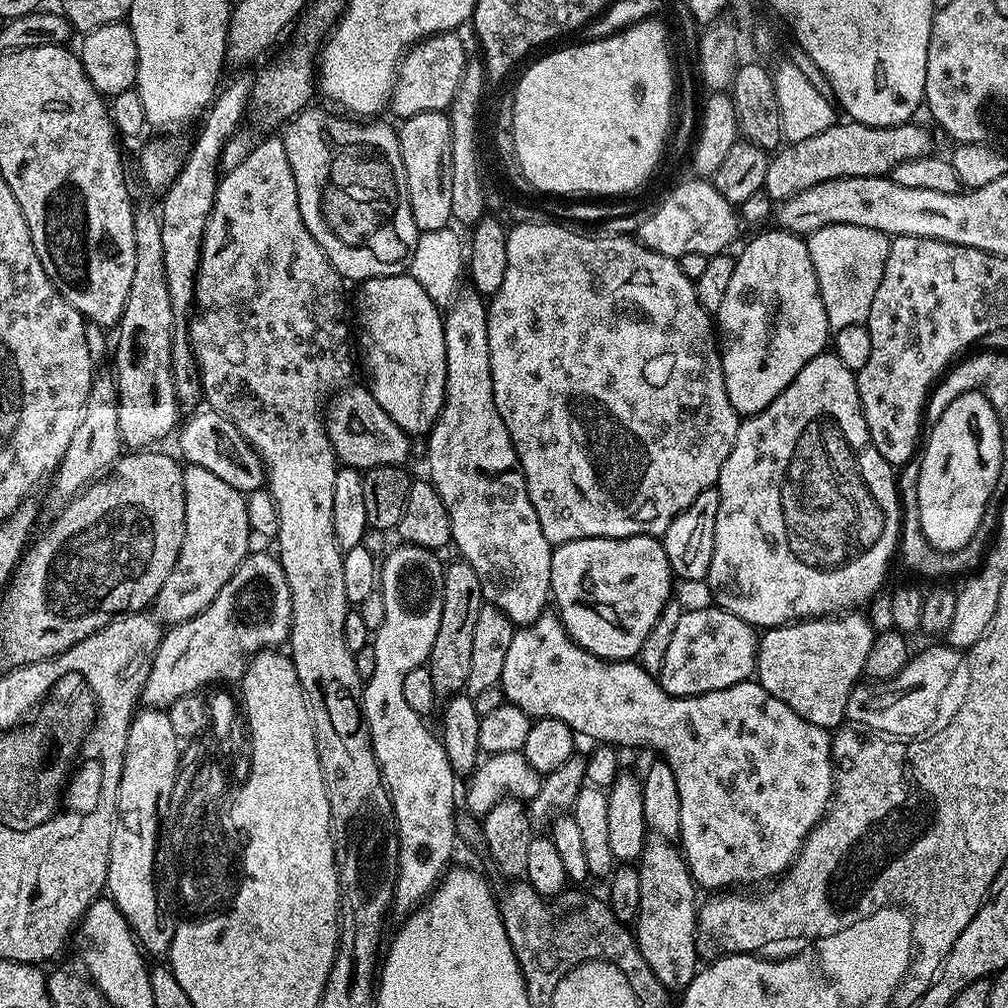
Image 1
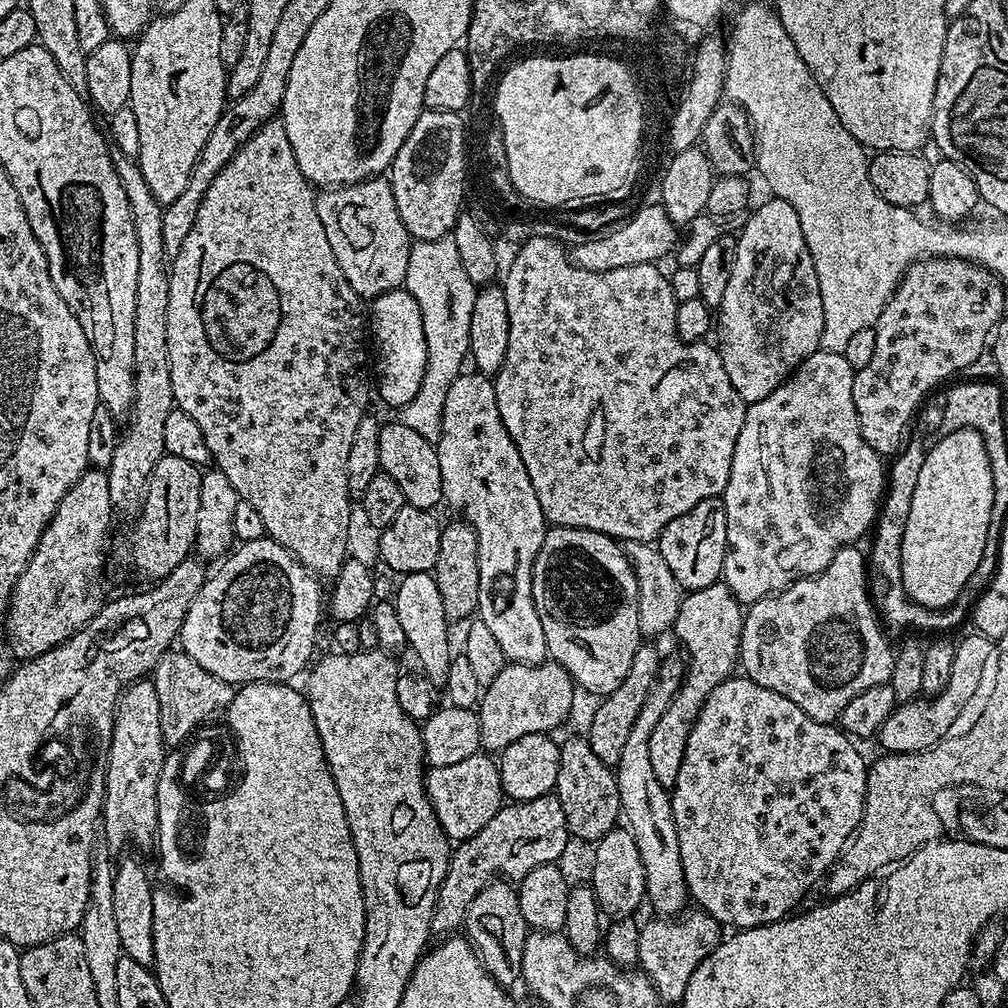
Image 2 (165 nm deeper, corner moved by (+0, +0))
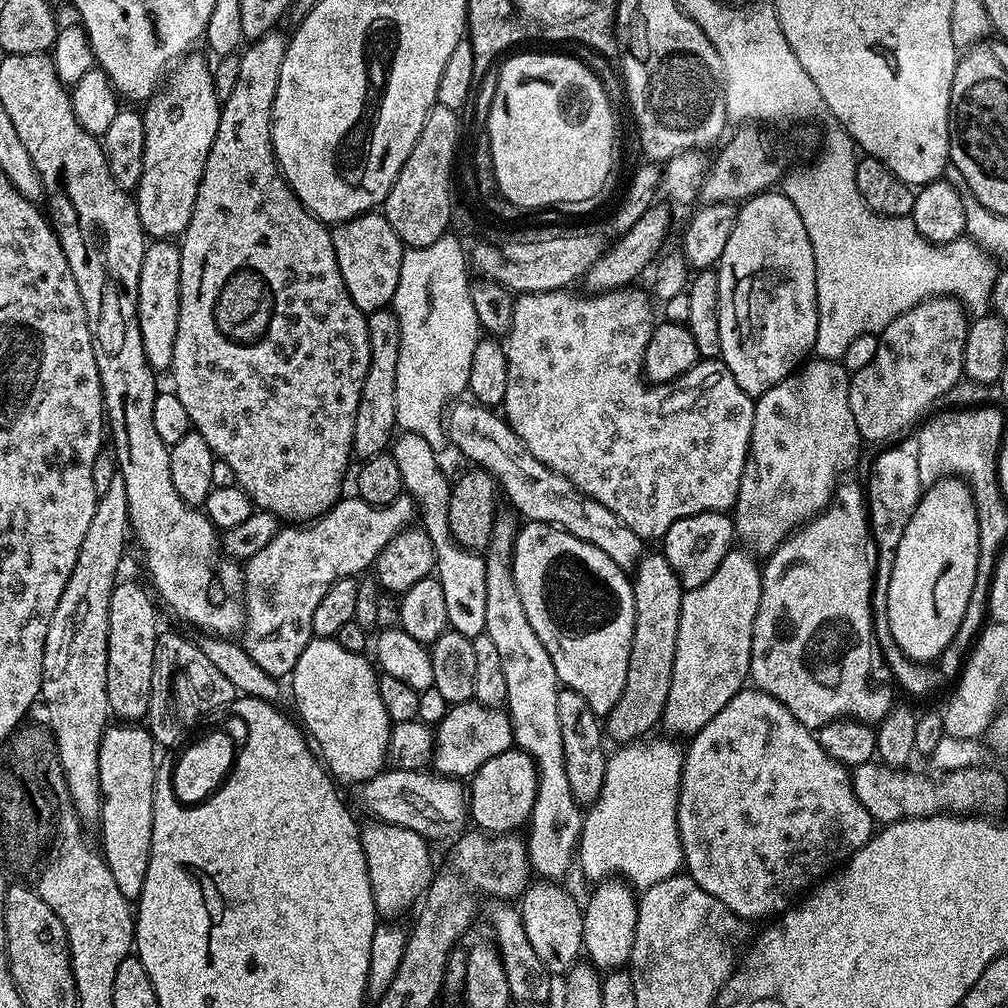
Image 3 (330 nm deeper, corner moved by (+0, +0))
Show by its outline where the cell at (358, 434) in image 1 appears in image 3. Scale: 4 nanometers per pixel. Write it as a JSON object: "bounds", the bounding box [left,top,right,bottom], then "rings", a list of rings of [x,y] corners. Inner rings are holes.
{"bounds":[390,432,486,636],"rings":[[[400,432],[393,439],[390,451],[398,466],[398,474],[402,474],[404,492],[411,496],[418,509],[418,520],[424,533],[434,542],[436,567],[434,575],[442,586],[442,595],[446,597],[446,618],[451,631],[463,636],[485,635],[486,626],[486,566],[483,555],[479,551],[463,548],[452,537],[448,503],[452,493],[450,480],[444,477],[440,469],[438,453],[430,450],[429,444],[418,434]]]}

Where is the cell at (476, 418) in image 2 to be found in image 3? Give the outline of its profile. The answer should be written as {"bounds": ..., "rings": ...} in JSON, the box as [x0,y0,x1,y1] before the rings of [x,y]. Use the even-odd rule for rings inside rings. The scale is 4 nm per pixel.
{"bounds":[483,515,582,882],"rings":[[[497,515],[494,522],[492,537],[486,551],[483,553],[486,566],[486,635],[494,642],[498,654],[502,657],[502,670],[506,674],[506,711],[508,721],[512,723],[512,739],[519,751],[525,752],[536,764],[536,797],[534,808],[528,816],[526,825],[526,843],[528,846],[528,867],[536,872],[541,881],[560,882],[567,874],[568,867],[573,867],[574,857],[578,852],[580,842],[580,825],[582,823],[582,808],[576,803],[574,794],[570,794],[570,782],[566,779],[566,762],[562,750],[562,729],[558,726],[558,702],[556,693],[558,681],[554,662],[550,662],[550,654],[546,654],[546,646],[538,642],[538,634],[530,630],[530,621],[526,619],[526,610],[522,610],[522,598],[518,598],[518,586],[514,586],[512,573],[512,551],[518,531],[515,515]]]}

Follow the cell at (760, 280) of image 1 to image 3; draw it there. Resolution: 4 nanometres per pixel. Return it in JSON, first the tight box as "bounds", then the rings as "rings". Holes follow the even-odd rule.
{"bounds":[716,190,818,398],"rings":[[[769,190],[745,200],[739,205],[734,222],[734,230],[730,230],[730,239],[726,241],[726,250],[722,250],[722,258],[716,272],[718,278],[718,334],[722,334],[722,346],[719,359],[734,374],[734,382],[742,386],[747,396],[758,398],[766,394],[778,382],[782,382],[788,375],[809,359],[810,353],[816,347],[816,335],[818,334],[818,306],[816,305],[816,263],[814,262],[814,250],[810,246],[810,234],[806,234],[806,226],[802,226],[802,218],[798,210],[794,210],[794,202],[784,196],[783,191]]]}

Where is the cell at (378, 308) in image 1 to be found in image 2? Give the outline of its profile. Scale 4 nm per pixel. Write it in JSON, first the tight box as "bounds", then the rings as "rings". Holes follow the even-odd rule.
{"bounds":[366,286,426,410],"rings":[[[401,286],[386,294],[375,297],[370,304],[370,315],[366,324],[370,329],[370,340],[376,343],[374,348],[374,388],[380,391],[380,396],[393,410],[405,408],[418,394],[418,386],[422,386],[422,378],[426,374],[426,330],[422,326],[422,310],[418,310],[418,302]]]}

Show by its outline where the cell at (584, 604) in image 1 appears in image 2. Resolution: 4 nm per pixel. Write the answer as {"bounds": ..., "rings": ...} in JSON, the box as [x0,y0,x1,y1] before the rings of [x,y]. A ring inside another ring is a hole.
{"bounds":[532,526,642,698],"rings":[[[552,526],[545,531],[542,550],[538,550],[538,558],[534,558],[532,597],[534,598],[534,606],[538,610],[538,622],[542,622],[542,634],[546,634],[548,656],[555,663],[562,665],[572,675],[572,683],[577,689],[583,690],[585,688],[586,691],[593,692],[596,698],[603,698],[610,695],[614,690],[618,690],[618,686],[622,686],[622,678],[626,678],[626,674],[634,662],[634,654],[640,649],[642,643],[640,627],[638,626],[637,594],[638,582],[636,581],[636,575],[632,569],[632,563],[628,561],[627,551],[622,547],[621,541],[601,532],[586,530],[585,528],[557,528]]]}

